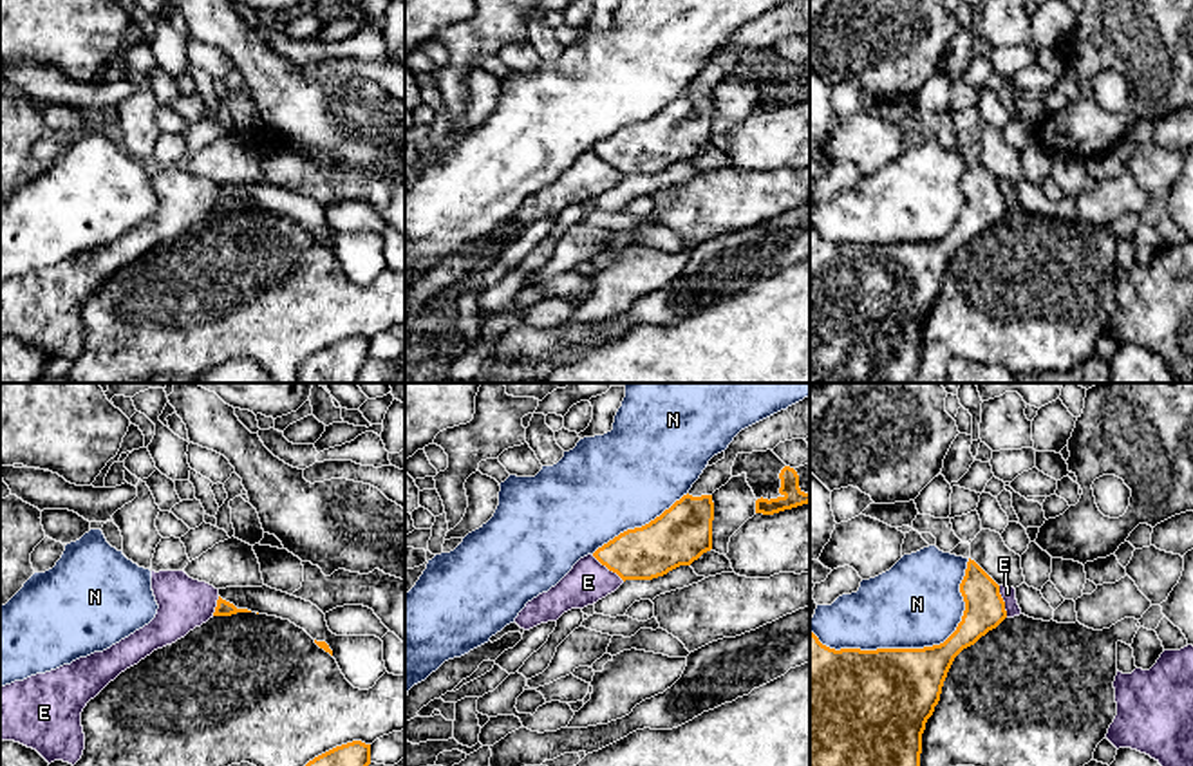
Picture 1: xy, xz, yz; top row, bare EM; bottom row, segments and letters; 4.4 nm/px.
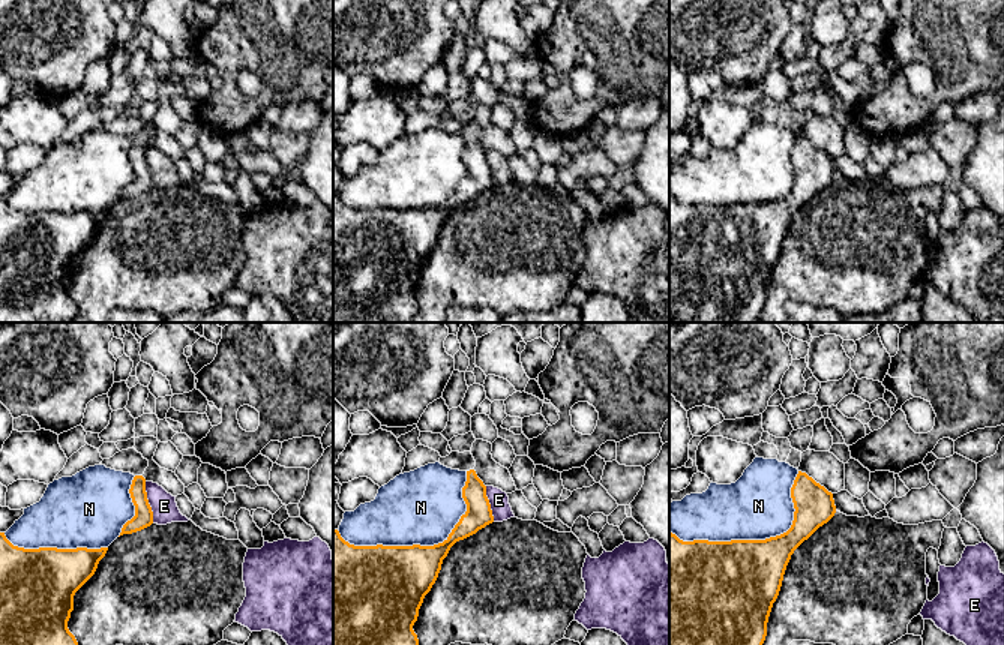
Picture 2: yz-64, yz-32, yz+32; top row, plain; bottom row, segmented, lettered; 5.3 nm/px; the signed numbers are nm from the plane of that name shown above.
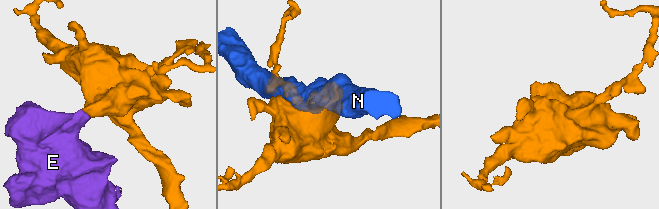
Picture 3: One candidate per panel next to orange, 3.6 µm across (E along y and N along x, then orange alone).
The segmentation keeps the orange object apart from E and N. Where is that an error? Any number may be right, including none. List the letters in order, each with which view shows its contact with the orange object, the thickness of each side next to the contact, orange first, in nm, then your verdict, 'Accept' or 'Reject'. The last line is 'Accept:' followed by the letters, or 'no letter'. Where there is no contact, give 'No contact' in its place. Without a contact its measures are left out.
E: Touches orange in xz. Thickness 240 nm (orange) against 190 nm. Reject
N: Touches orange in yz. Thickness 420 nm (orange) against 380 nm. Reject
Accept: no letter

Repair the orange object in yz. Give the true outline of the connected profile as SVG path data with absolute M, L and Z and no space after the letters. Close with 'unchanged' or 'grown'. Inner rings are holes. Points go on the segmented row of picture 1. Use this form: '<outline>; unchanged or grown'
M969 558L960 584L965 611L956 631L940 645L924 649L830 649L810 629L810 766L920 766L922 733L940 701L954 658L1005 618L1000 585Z; unchanged

